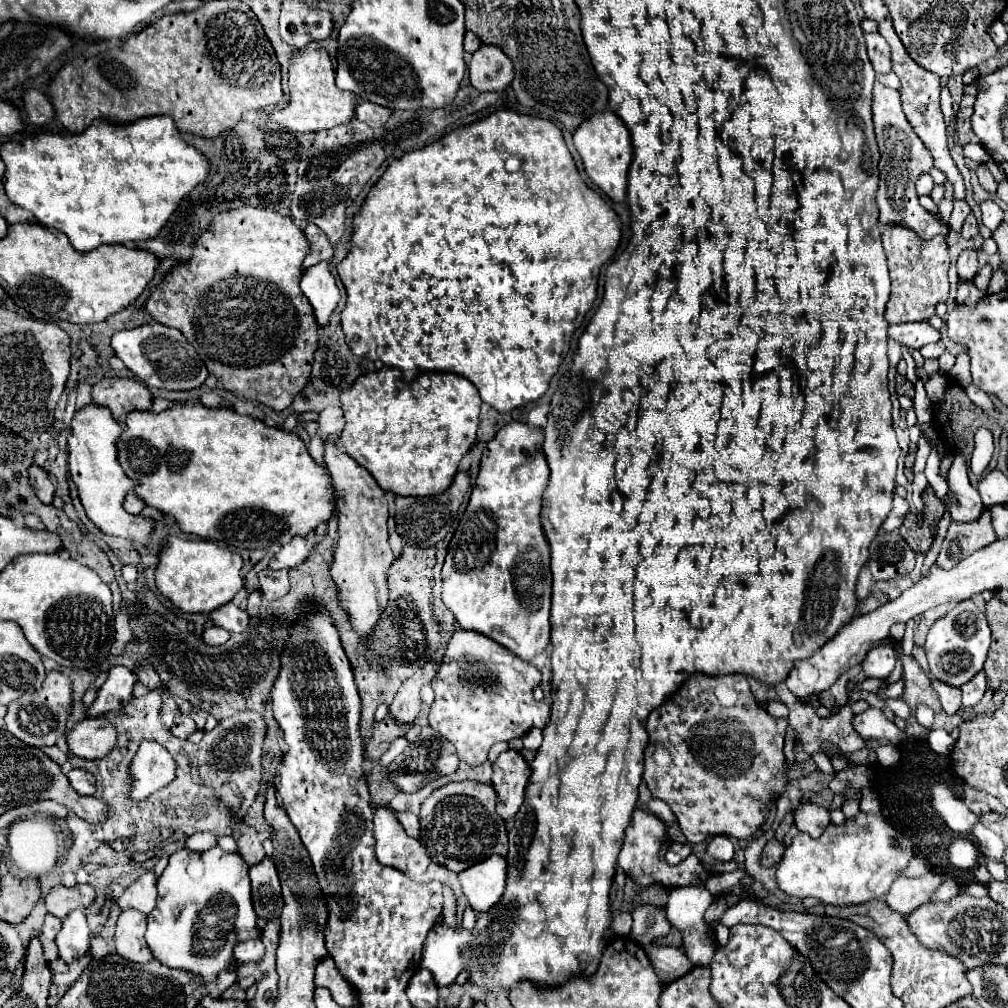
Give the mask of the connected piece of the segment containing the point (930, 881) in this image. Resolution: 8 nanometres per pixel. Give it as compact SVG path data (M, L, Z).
M927 874L923 878L897 878L891 884L891 890L885 902L899 914L911 914L915 908L925 904L931 892L941 884L937 874Z

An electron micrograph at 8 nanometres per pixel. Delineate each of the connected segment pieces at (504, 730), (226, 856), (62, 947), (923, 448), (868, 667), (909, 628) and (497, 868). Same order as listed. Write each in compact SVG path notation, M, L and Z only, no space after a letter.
M457 630L449 640L441 668L433 678L435 702L429 712L429 726L455 744L461 760L479 766L495 742L521 738L531 728L545 728L549 704L533 698L533 688L541 682L541 672L531 662L511 654L485 634Z
M219 846L209 848L205 852L189 852L187 848L177 850L169 856L169 864L157 882L157 890L157 906L147 916L145 940L151 948L153 958L157 958L169 968L197 972L203 976L205 982L211 982L217 978L221 970L237 966L233 958L233 946L237 942L261 936L257 928L257 914L251 902L249 866L243 862L239 854L223 852Z
M75 910L63 920L63 928L57 934L55 942L59 948L59 958L65 964L71 964L73 960L79 960L87 954L87 950L89 950L89 926L87 926L83 910Z
M921 434L919 442L917 442L917 456L915 456L913 472L923 472L925 470L925 462L927 462L929 452L931 452L931 440L929 440L927 434Z
M879 646L867 652L863 672L867 678L887 678L895 668L895 654L891 646Z
M910 619L906 623L906 629L905 629L905 634L902 639L902 649L904 654L910 656L912 655L912 650L914 648L914 640L913 640L913 634L914 634L914 627L915 627L915 622L914 619Z
M491 856L467 870L459 872L461 890L475 912L487 912L505 892L507 860L503 856Z

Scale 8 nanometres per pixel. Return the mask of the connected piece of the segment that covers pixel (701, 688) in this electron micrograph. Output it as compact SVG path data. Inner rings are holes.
M691 674L689 680L685 680L685 684L647 718L649 748L645 754L643 780L647 782L653 798L663 800L677 816L679 826L689 842L703 842L707 836L717 834L733 834L739 840L747 840L765 822L773 802L787 786L787 762L783 756L787 728L787 718L771 716L753 698L749 682L743 674ZM655 746L665 746L669 750L673 762L667 768L653 762Z

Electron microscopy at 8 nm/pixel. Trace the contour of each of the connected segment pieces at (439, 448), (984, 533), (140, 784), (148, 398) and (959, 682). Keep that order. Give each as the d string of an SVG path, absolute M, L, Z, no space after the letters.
M385 366L377 372L359 376L355 384L341 394L341 406L345 412L345 428L341 432L343 450L371 472L385 492L423 498L443 494L451 486L461 458L477 440L481 398L477 388L463 376L423 372L413 382L405 382L399 368Z
M985 510L975 522L951 522L941 544L937 564L941 568L953 568L965 556L989 546L991 542L995 542L995 532L989 510Z
M145 740L141 742L131 762L131 776L133 776L131 798L143 800L149 794L157 792L159 788L167 786L175 778L175 760L163 746Z
M105 378L93 386L93 402L109 406L121 420L131 410L151 410L153 394L135 378Z
M971 600L959 602L949 614L941 616L927 634L925 654L931 676L949 686L963 686L977 672L981 672L989 644L991 644L991 630L987 626L985 614Z

